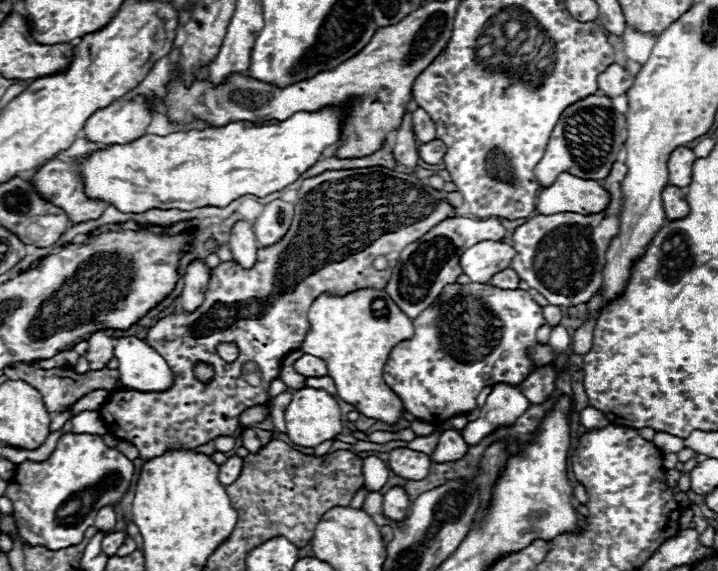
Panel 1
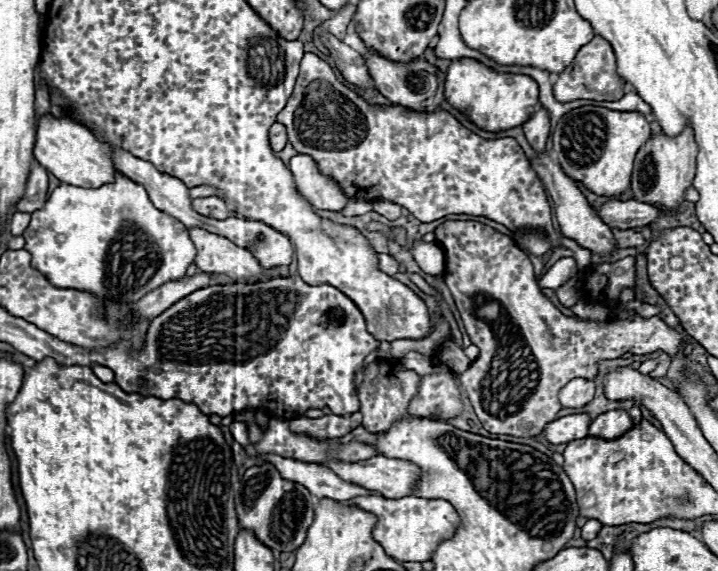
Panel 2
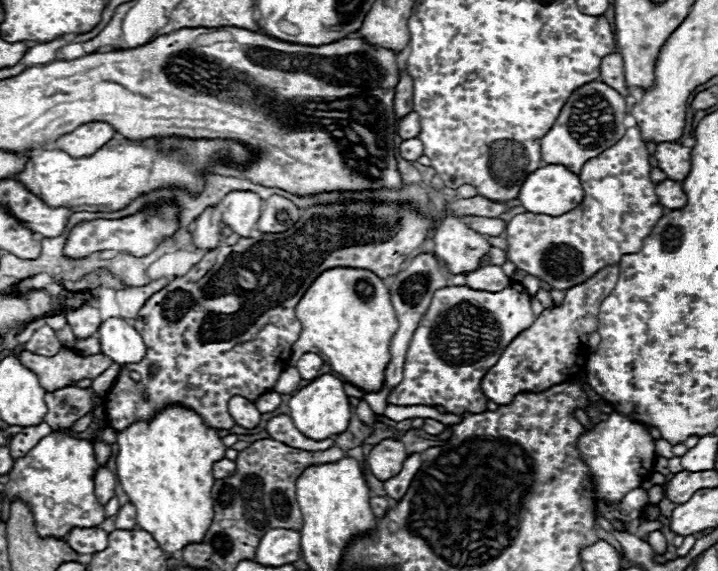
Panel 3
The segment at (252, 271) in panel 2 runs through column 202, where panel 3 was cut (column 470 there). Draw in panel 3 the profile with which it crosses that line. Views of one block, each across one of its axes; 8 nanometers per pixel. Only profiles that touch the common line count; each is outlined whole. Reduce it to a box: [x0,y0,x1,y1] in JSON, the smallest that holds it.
[434,214,490,274]

